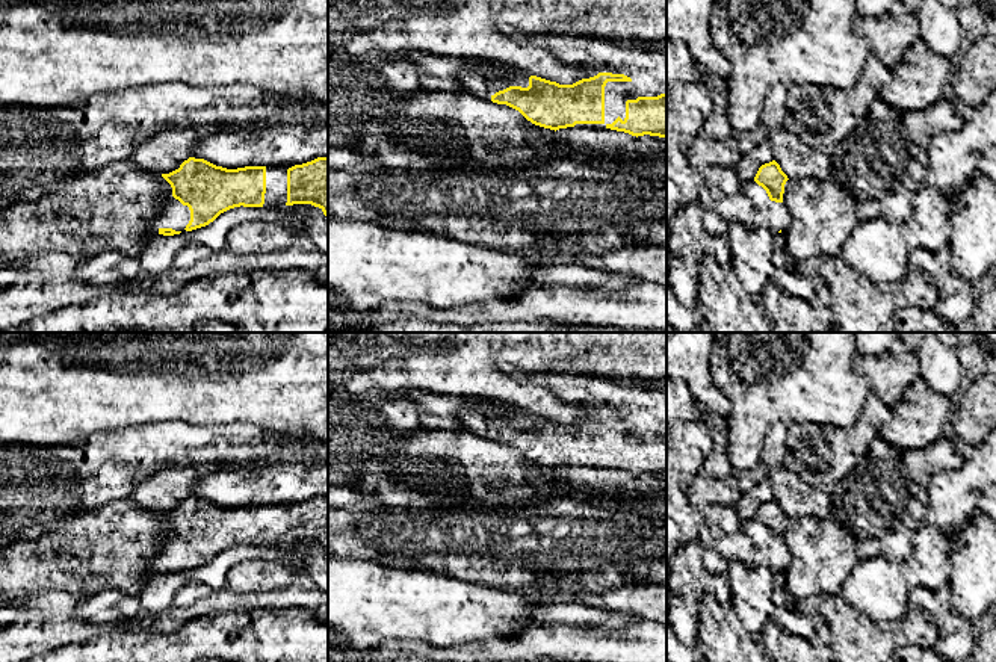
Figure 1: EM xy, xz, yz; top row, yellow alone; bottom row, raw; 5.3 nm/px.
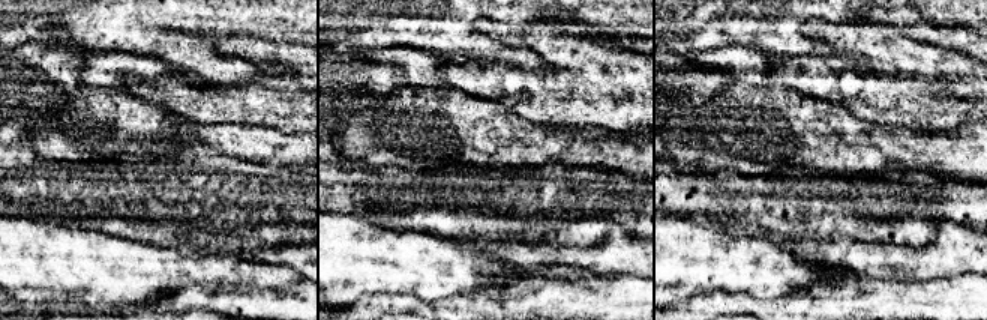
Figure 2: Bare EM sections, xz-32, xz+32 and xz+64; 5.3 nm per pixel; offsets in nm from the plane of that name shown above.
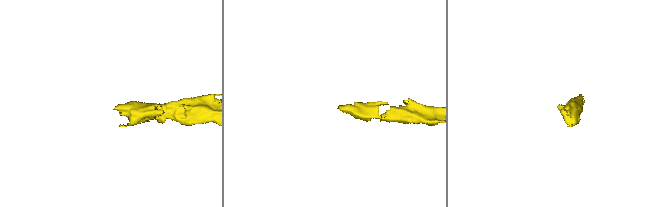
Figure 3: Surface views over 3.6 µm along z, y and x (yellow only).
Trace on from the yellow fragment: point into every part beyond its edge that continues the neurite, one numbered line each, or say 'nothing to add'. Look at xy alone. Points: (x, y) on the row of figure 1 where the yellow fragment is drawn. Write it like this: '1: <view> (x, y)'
1: xy (275, 195)
2: xy (174, 215)

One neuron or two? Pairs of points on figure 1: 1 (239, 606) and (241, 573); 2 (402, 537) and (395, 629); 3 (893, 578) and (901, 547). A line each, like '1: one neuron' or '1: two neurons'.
1: two neurons
2: two neurons
3: two neurons

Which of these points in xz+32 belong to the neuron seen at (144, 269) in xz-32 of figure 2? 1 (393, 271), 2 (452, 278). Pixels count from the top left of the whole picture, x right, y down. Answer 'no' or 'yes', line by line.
1: yes
2: yes

